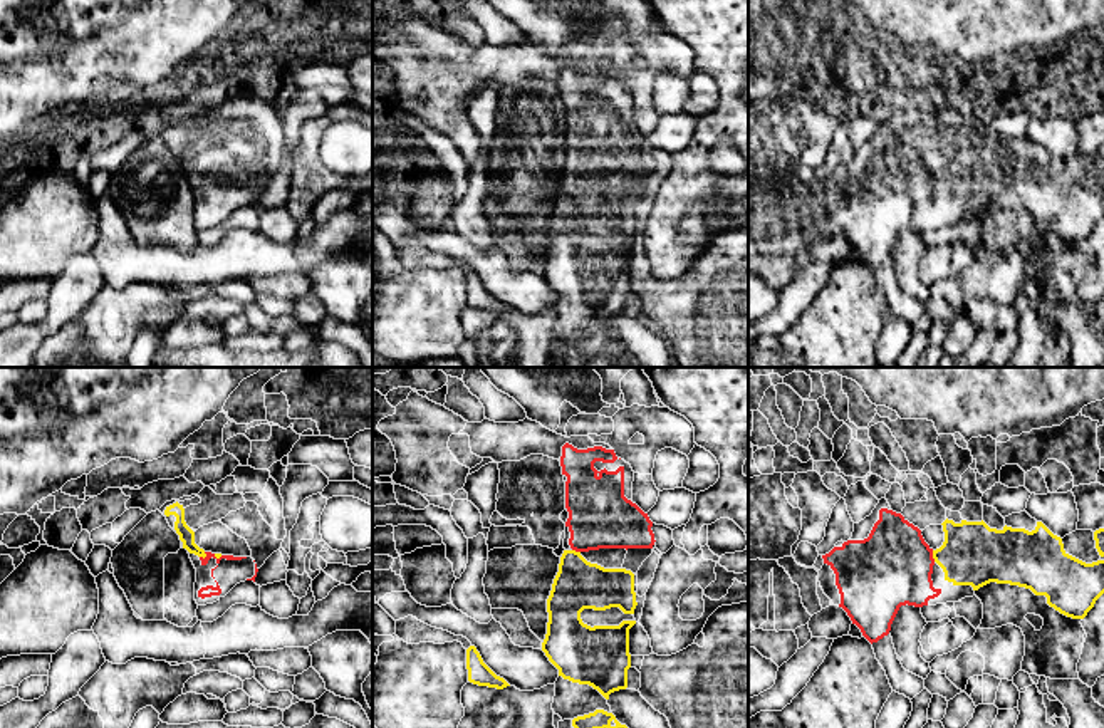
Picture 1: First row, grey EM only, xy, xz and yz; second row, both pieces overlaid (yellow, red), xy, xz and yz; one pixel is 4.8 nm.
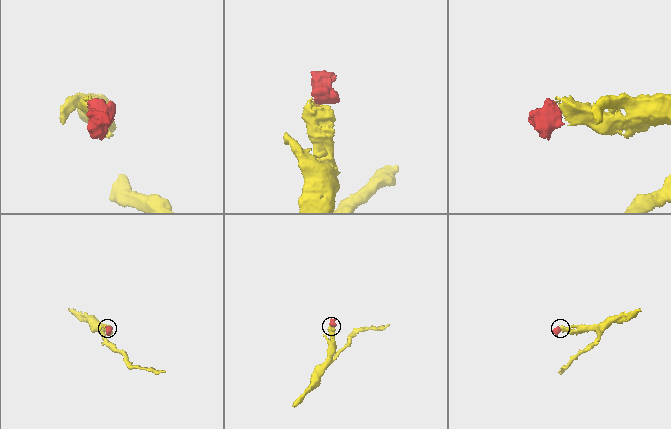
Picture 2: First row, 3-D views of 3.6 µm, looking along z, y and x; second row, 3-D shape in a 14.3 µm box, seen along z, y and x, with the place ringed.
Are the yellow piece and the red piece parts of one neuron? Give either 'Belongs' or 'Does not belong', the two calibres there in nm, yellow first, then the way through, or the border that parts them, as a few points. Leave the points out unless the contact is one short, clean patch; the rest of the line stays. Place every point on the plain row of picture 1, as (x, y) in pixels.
Belongs. Thickness 300 nm (yellow) against 380 nm. Path across: yz (973, 178), (933, 180), (905, 185), (891, 192)

